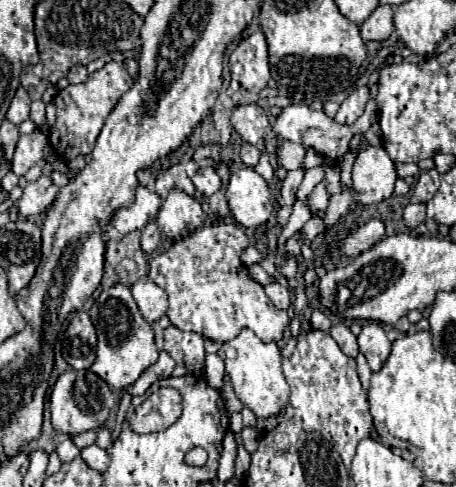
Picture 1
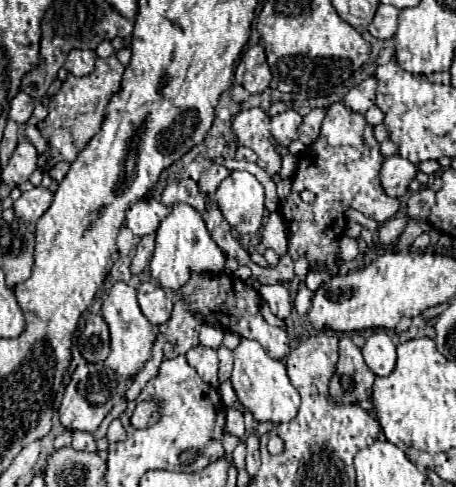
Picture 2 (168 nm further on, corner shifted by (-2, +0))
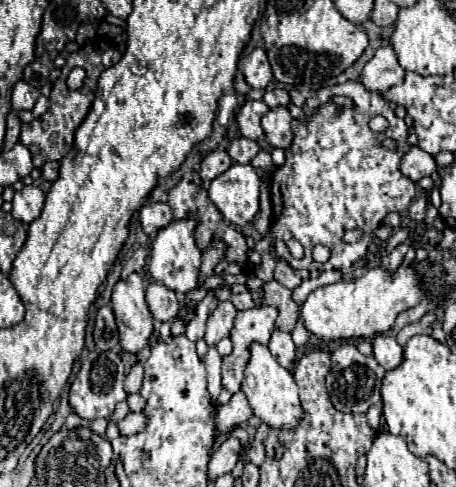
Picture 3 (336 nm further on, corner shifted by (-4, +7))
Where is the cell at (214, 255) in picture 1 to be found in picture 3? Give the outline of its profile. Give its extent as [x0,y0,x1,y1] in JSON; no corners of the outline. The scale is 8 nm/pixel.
[268,330,296,370]

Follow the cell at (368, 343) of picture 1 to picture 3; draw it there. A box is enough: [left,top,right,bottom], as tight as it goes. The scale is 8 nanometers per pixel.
[372,334,402,370]

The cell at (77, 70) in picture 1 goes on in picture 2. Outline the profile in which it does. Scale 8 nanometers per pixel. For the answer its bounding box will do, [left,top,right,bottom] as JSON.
[64,49,96,77]

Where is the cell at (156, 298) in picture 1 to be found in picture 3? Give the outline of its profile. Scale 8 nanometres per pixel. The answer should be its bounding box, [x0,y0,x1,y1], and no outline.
[146,282,180,322]

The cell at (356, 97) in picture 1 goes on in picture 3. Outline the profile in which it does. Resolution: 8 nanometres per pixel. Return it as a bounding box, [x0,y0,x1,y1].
[360,46,404,94]

